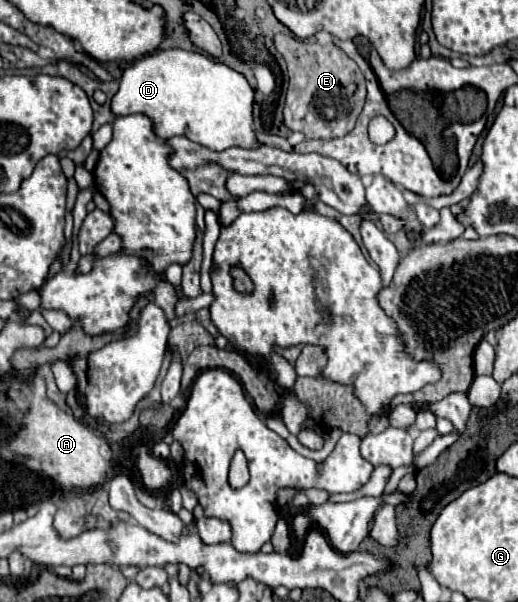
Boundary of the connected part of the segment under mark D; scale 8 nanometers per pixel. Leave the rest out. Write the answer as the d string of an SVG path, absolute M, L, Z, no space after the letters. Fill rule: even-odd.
M168 48L168 50L156 50L148 56L142 56L124 68L118 90L110 100L110 110L114 116L126 116L138 112L150 116L156 126L156 134L160 138L186 136L190 140L196 140L198 144L204 144L206 148L224 150L232 146L242 146L242 148L258 146L252 128L252 102L254 102L254 90L250 88L246 78L236 70L228 68L222 62L210 60L200 52Z

